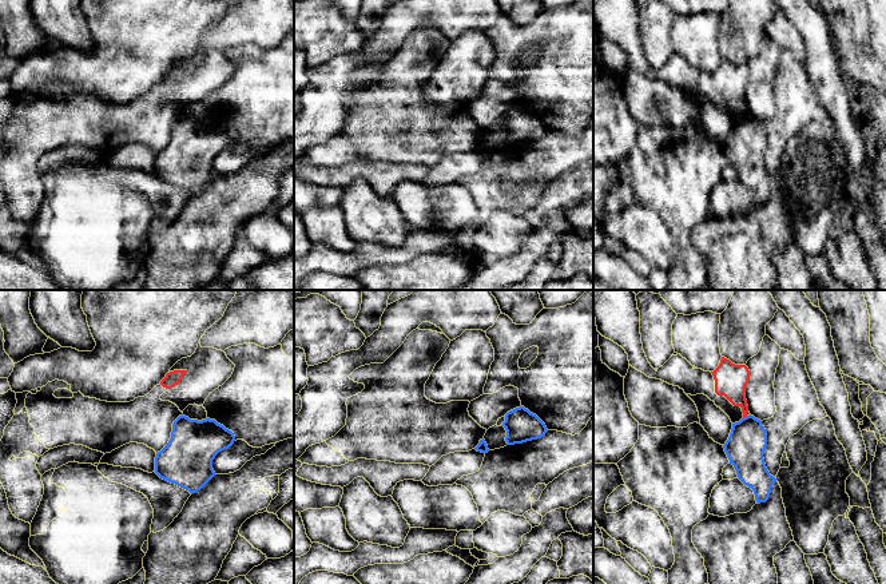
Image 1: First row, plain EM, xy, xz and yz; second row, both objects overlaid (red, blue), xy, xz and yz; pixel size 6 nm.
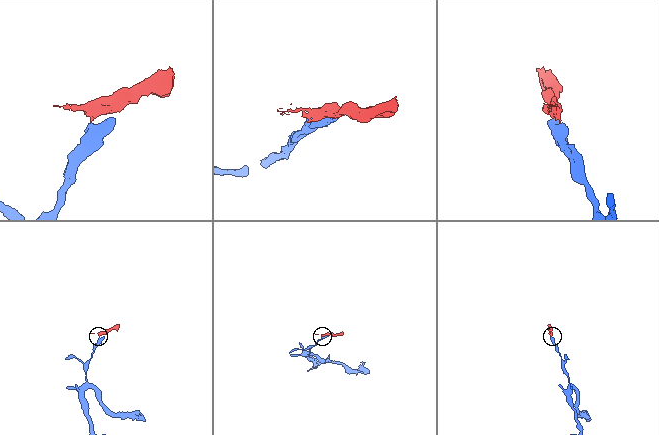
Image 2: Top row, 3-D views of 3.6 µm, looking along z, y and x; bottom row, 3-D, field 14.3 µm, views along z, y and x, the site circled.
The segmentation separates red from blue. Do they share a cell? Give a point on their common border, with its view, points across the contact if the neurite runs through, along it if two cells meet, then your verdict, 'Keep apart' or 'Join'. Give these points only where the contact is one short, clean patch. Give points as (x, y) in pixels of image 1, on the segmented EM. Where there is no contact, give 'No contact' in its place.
Touches red at yz (745, 416). Boundary: yz (747, 416), (743, 418). Keep apart

